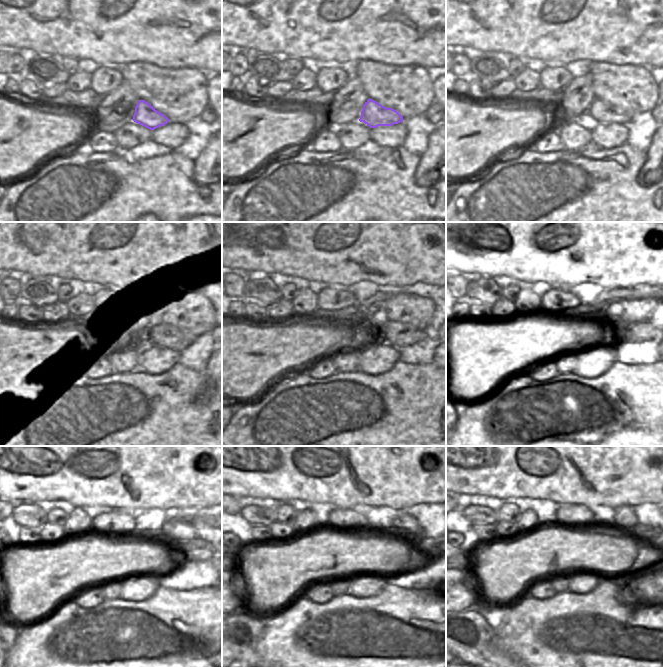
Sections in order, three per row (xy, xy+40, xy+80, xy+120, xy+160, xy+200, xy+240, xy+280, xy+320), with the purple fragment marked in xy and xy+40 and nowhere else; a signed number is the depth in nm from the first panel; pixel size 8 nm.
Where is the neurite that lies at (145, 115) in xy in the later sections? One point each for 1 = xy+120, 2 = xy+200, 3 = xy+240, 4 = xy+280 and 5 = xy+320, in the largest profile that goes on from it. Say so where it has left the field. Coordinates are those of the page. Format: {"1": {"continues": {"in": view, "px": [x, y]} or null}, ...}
{"1": {"continues": {"in": "xy+120", "px": [164, 335]}}, "2": {"continues": {"in": "xy+200", "px": [638, 331]}}, "3": {"continues": {"in": "xy+240", "px": [196, 550]}}, "4": {"continues": {"in": "xy+280", "px": [425, 543]}}, "5": {"continues": {"in": "xy+320", "px": [647, 532]}}}

